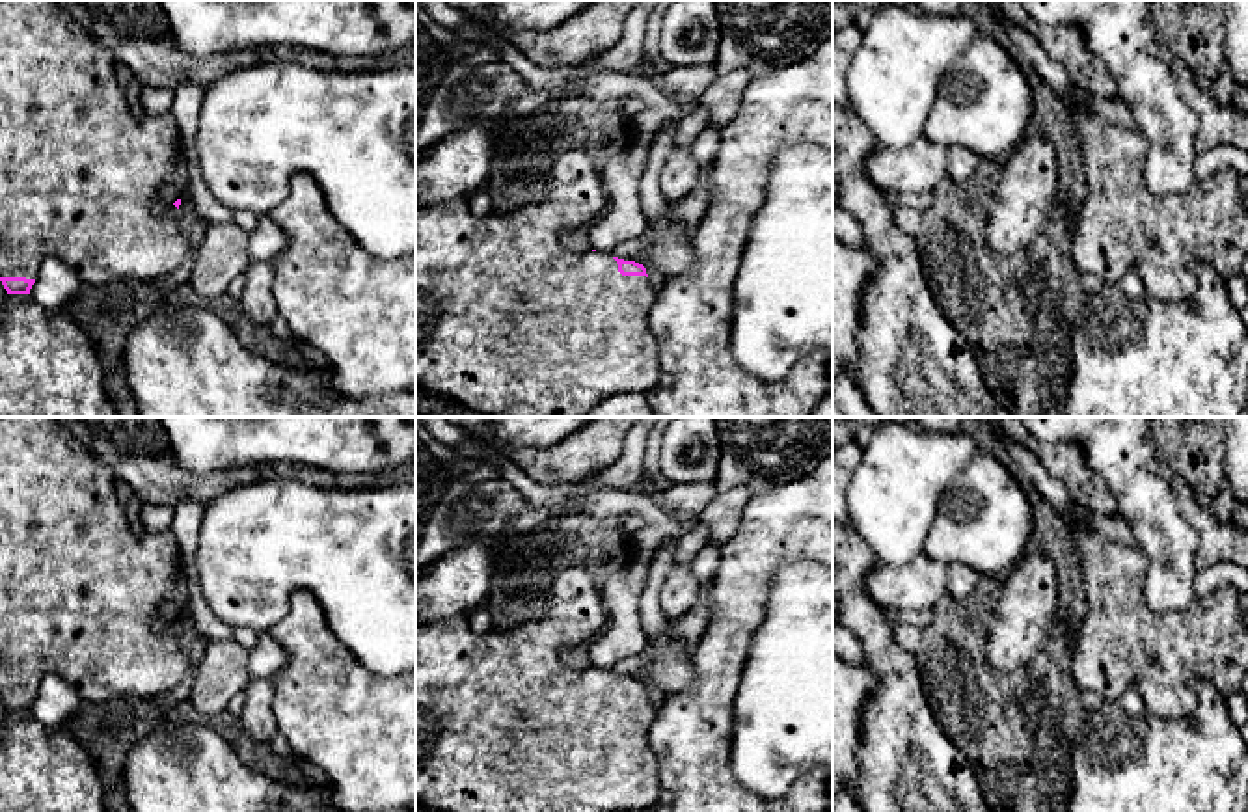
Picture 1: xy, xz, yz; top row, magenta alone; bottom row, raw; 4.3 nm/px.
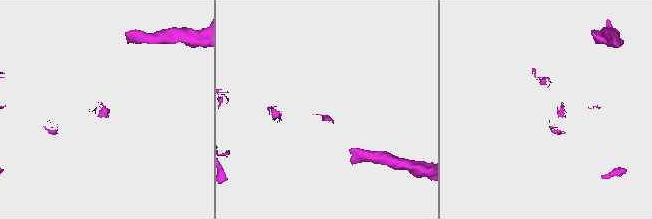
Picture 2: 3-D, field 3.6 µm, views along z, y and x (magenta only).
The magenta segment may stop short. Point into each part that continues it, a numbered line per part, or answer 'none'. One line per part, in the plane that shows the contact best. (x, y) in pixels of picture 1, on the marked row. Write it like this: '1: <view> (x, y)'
1: xz (509, 323)

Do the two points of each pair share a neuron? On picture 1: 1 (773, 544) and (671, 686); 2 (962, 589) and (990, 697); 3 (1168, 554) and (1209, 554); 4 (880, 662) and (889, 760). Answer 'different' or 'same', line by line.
1: different
2: different
3: different
4: same

